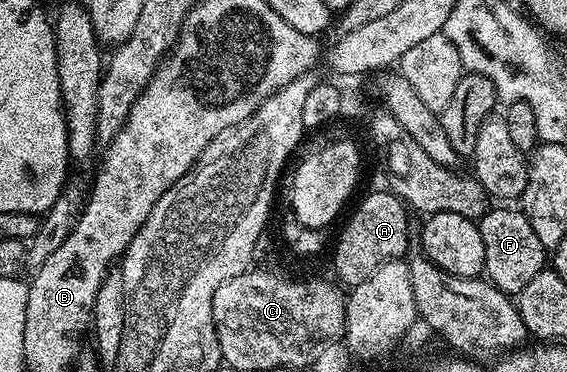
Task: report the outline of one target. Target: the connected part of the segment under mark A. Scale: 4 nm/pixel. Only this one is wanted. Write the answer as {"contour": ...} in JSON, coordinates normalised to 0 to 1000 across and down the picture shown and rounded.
{"contour":[[[684,508],[654,516],[638,540],[637,556],[619,567],[614,570],[616,591],[610,594],[594,656],[587,653],[584,664],[587,728],[596,739],[593,747],[603,763],[608,758],[617,774],[647,755],[647,745],[654,745],[661,723],[668,723],[688,696],[707,696],[713,688],[713,675],[721,664],[723,578],[714,546]]]}

